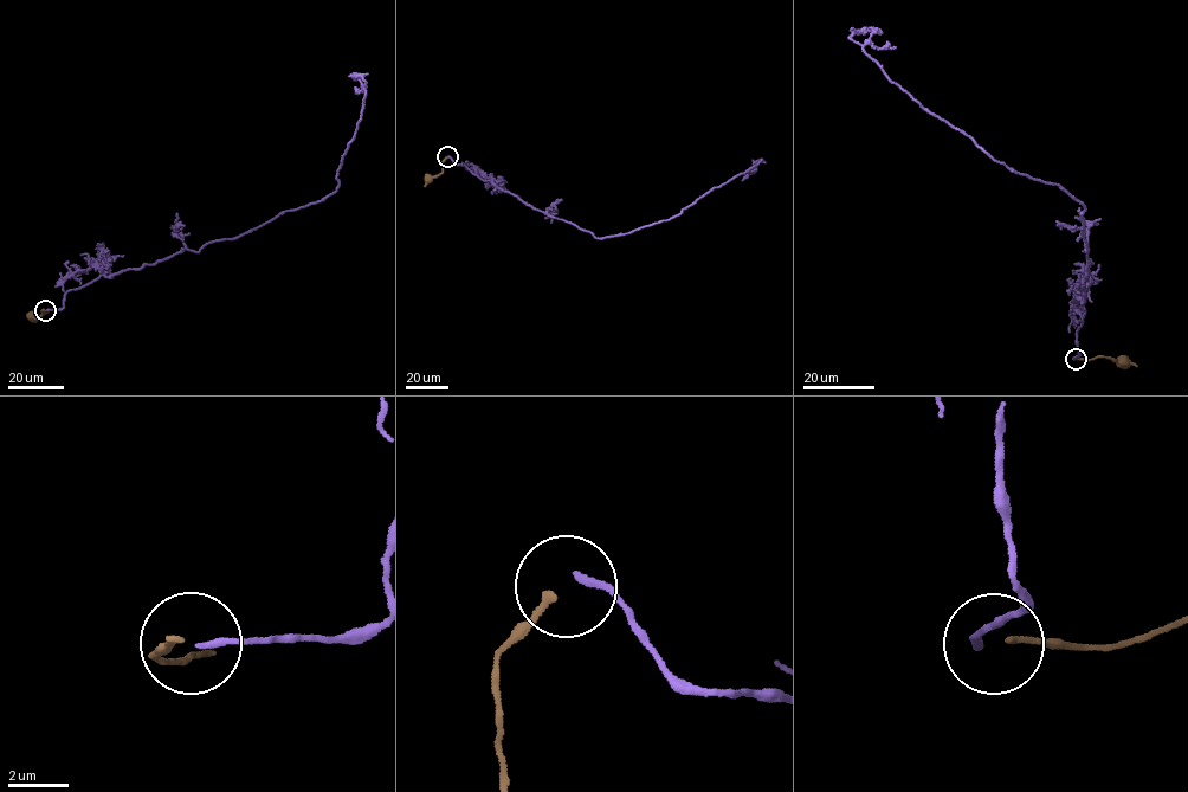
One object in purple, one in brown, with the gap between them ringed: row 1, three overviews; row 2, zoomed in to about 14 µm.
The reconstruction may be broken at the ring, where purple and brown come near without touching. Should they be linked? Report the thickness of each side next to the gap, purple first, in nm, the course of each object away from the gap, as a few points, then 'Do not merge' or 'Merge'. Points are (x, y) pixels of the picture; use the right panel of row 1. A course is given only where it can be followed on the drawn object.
Thickness 260 nm (purple) against 240 nm. Course of purple: (1073, 360), (1084, 309), (1085, 208), (1057, 184), (993, 159), (919, 105), (851, 39), (871, 29). Course of brown: (1077, 359), (1102, 355), (1123, 361). Do not merge

